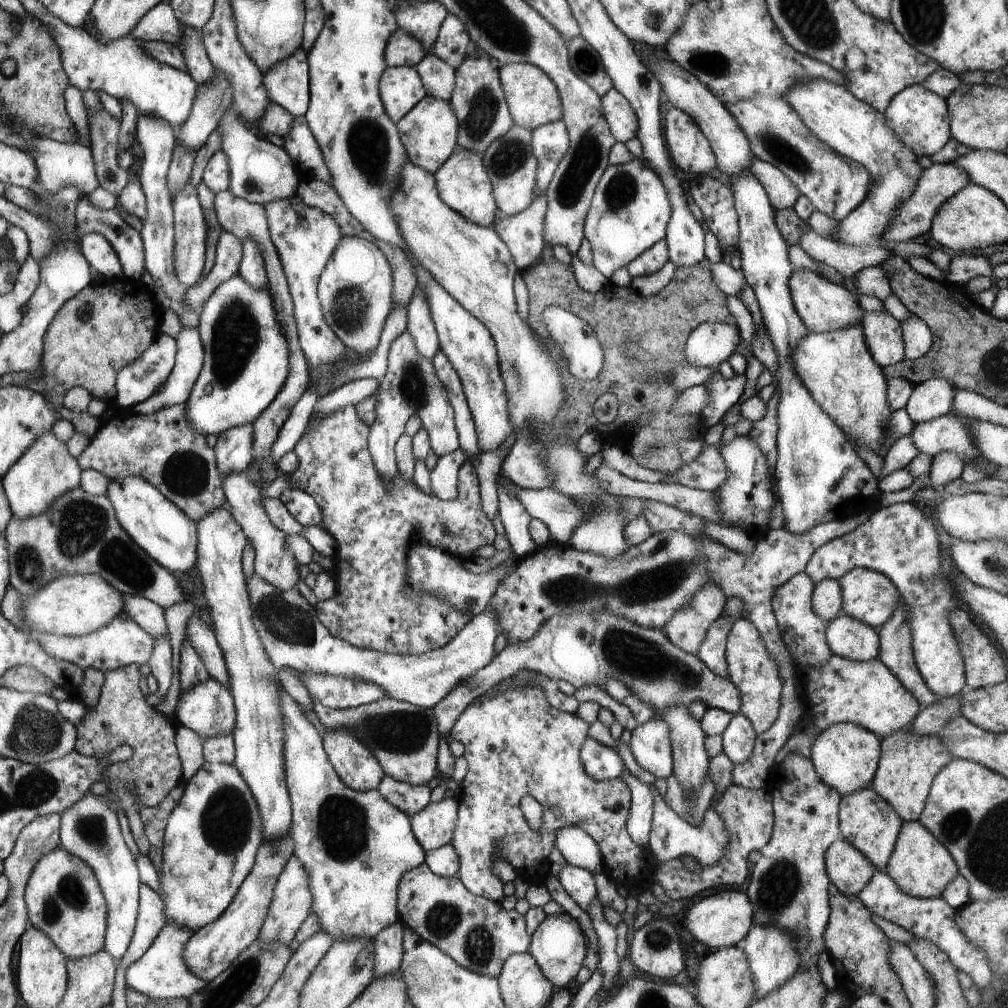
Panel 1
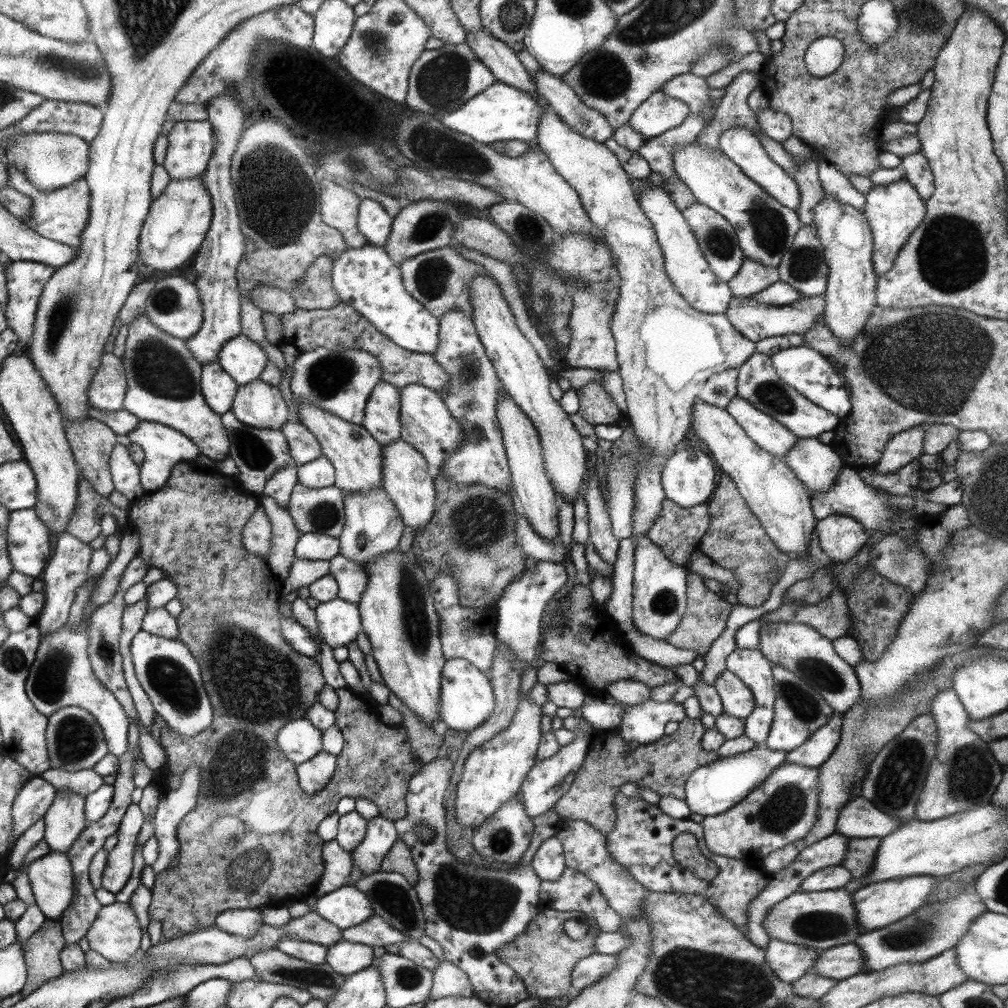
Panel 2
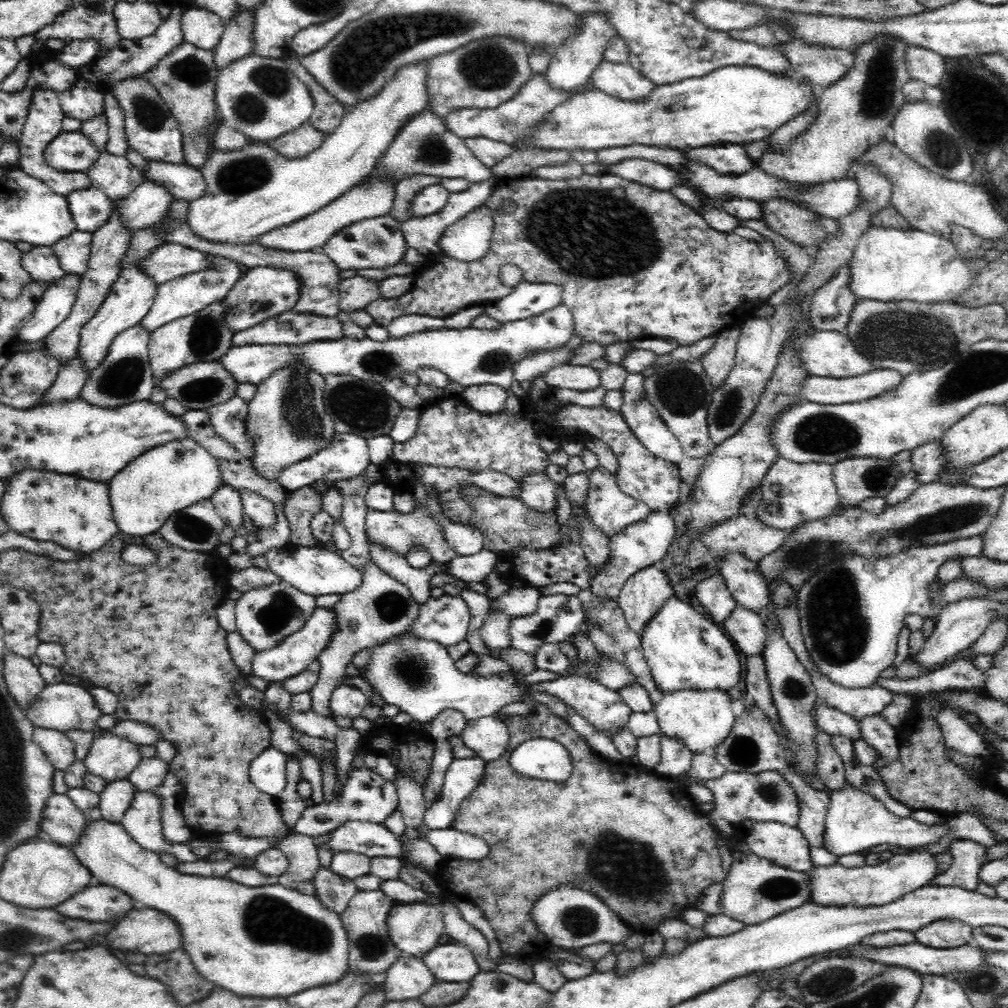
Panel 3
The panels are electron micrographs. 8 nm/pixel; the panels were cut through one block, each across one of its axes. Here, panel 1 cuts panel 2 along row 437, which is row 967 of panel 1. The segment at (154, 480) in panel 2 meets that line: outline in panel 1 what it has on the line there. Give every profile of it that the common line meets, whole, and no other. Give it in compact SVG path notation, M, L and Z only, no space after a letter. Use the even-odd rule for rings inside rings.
M165 924L159 934L153 938L151 946L145 950L145 954L133 962L127 972L125 972L125 984L127 988L151 998L151 1000L175 1000L175 998L189 998L191 994L195 994L197 990L201 990L205 986L205 982L197 976L193 976L183 958L183 946L189 940L193 932L185 930L181 926L173 926L173 924Z

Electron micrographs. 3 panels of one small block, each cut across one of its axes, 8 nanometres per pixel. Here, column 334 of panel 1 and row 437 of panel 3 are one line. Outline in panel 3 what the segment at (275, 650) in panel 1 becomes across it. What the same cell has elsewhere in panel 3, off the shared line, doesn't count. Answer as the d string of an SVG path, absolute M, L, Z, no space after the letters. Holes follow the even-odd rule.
M630 374L626 378L626 384L622 386L622 394L624 394L624 406L620 410L626 426L630 428L630 432L640 440L640 444L650 450L654 456L668 460L672 464L680 464L686 454L684 448L680 446L680 440L672 434L672 430L664 424L664 420L658 416L658 412L654 410L654 406L650 406L646 402L646 390L644 390L644 382L646 382L646 374Z

